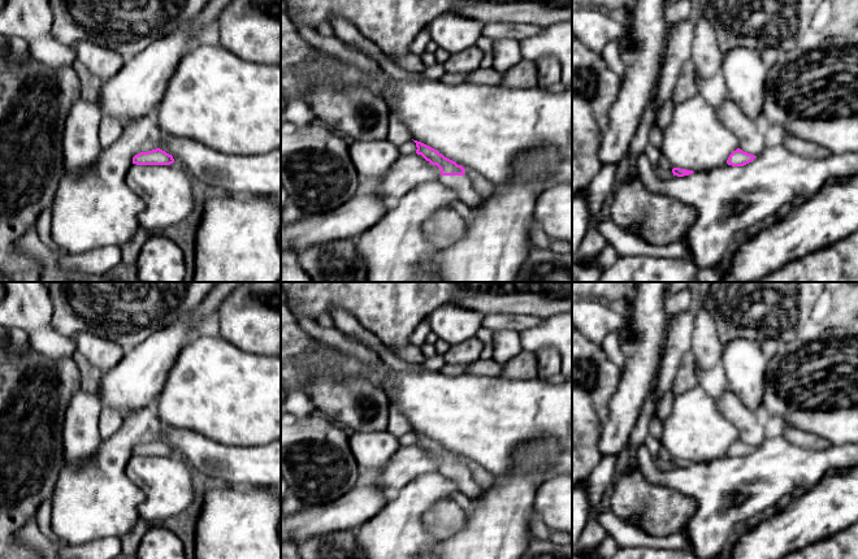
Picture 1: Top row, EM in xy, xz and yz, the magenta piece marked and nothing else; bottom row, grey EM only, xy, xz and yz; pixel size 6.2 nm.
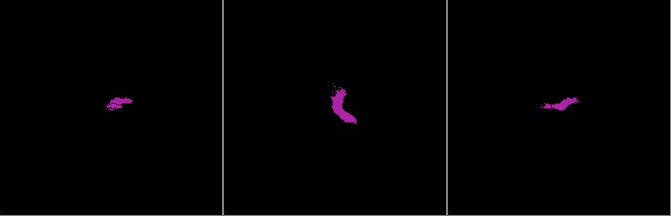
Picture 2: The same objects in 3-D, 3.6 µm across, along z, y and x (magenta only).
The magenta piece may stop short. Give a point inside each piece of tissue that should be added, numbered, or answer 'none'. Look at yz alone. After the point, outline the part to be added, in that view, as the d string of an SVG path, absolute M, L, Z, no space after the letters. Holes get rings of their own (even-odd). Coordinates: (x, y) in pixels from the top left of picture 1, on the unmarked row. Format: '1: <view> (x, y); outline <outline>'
none

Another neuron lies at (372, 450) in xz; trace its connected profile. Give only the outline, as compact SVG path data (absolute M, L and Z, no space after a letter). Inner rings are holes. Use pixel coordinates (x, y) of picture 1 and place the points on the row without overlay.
M387 430L354 432L348 441L363 474L384 471L400 446L398 438Z

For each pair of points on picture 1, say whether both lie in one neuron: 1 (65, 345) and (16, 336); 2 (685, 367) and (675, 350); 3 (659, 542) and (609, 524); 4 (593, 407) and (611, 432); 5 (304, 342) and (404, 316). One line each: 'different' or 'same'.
1: different
2: different
3: same
4: different
5: different

